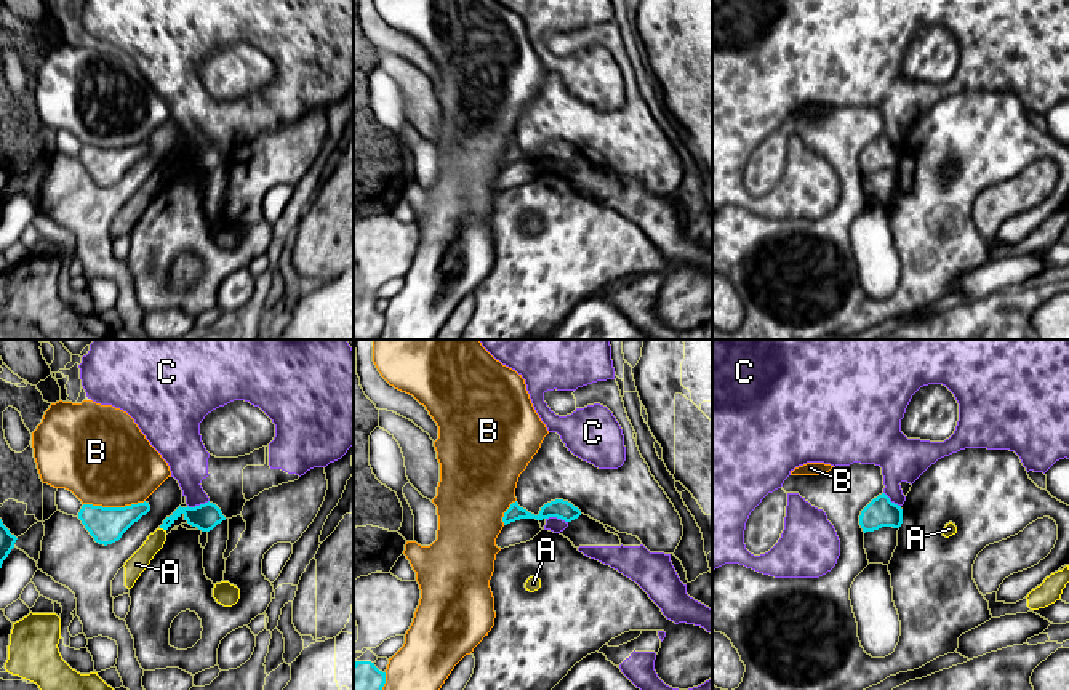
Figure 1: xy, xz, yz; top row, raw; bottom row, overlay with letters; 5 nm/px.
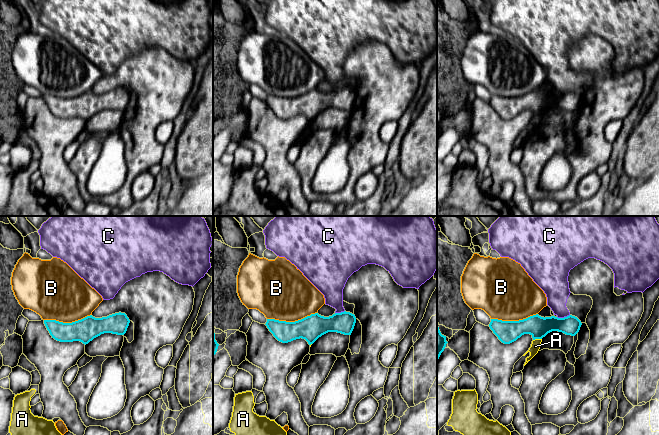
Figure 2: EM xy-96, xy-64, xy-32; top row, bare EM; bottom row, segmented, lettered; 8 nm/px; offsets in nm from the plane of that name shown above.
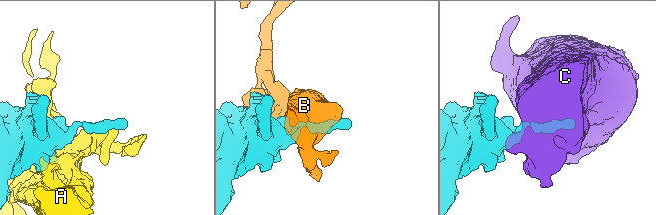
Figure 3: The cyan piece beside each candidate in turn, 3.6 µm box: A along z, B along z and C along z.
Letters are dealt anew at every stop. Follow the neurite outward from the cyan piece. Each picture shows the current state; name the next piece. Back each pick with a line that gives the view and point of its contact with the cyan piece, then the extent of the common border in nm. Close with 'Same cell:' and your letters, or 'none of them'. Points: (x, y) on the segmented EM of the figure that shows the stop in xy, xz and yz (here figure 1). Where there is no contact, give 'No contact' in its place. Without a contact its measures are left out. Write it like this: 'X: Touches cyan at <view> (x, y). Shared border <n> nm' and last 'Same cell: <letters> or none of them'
Same cell: none of them

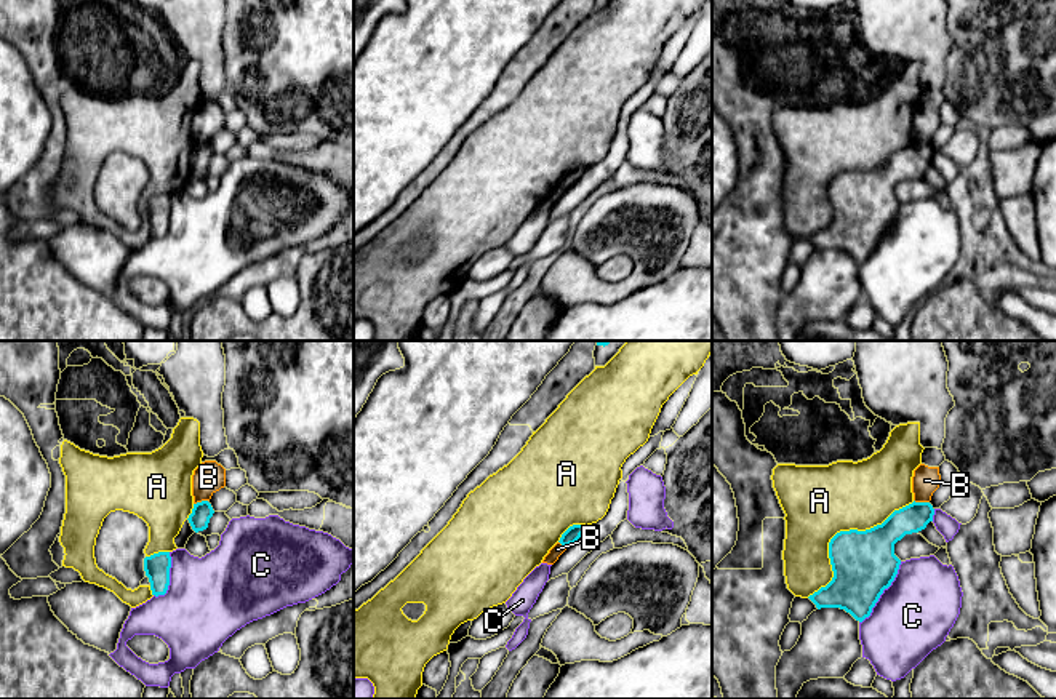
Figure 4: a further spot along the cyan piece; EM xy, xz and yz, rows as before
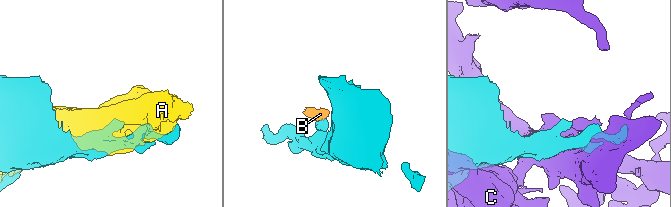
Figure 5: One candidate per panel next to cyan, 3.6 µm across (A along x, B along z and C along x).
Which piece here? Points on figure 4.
Same cell: none of them

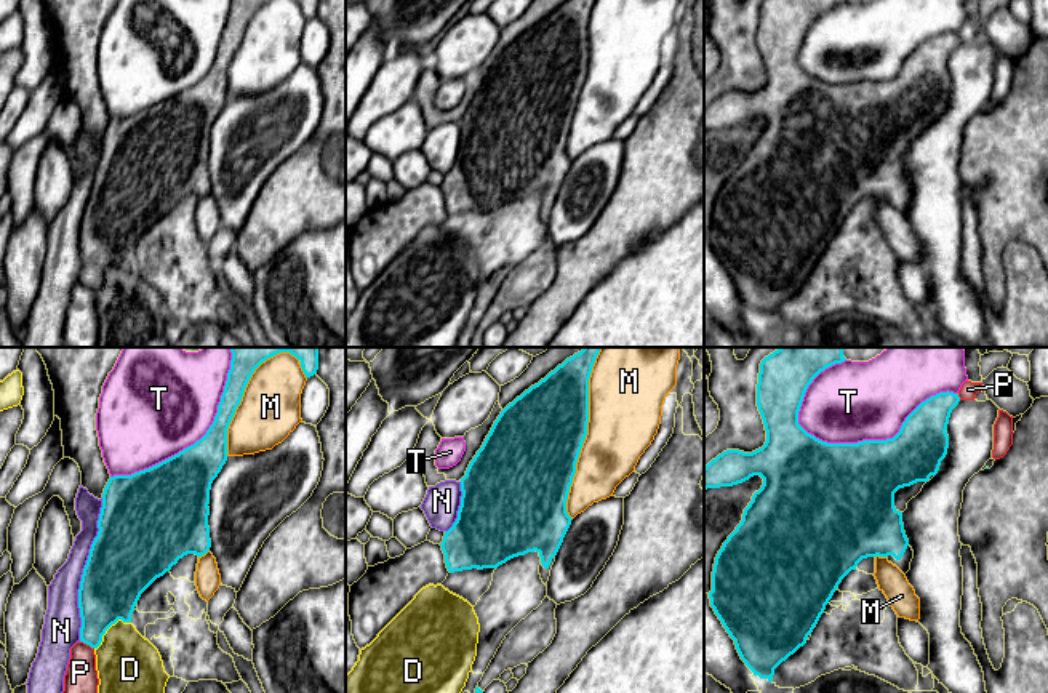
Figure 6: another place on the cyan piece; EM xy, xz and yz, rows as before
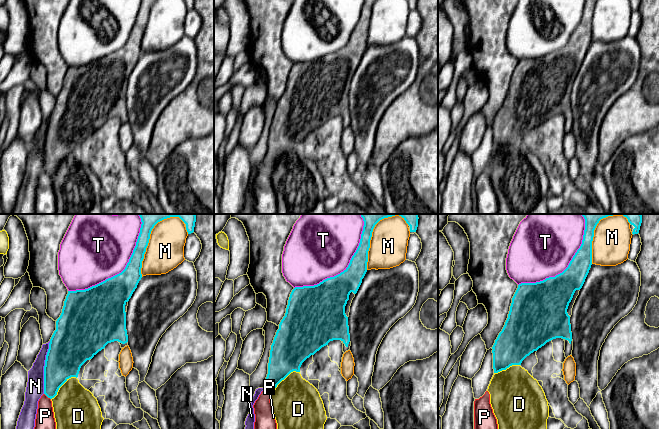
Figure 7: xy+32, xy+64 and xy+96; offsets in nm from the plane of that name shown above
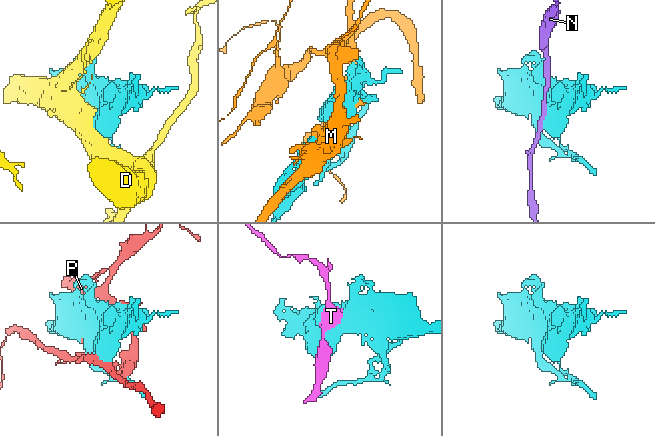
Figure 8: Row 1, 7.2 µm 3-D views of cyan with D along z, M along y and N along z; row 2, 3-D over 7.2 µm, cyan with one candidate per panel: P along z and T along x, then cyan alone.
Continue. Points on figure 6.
Same cell: none of them

